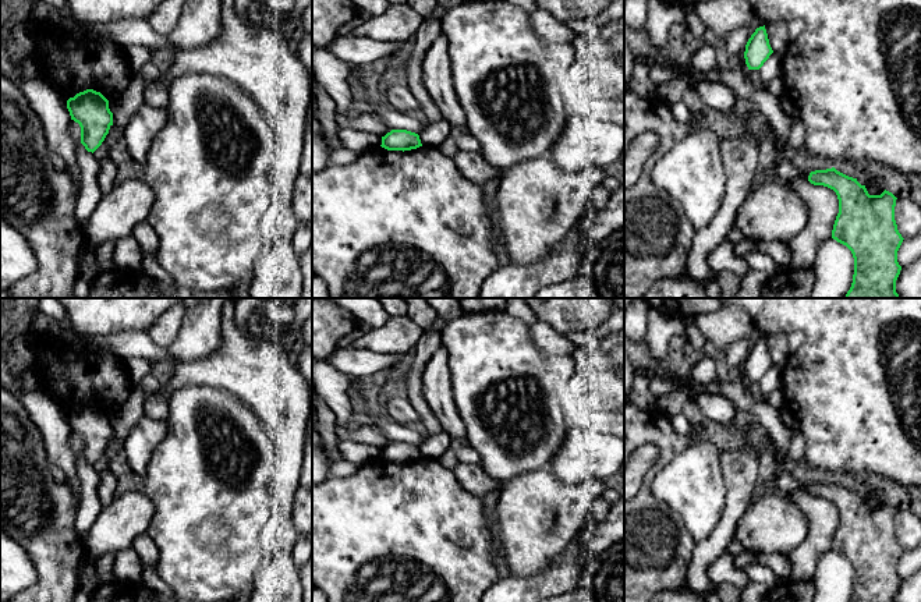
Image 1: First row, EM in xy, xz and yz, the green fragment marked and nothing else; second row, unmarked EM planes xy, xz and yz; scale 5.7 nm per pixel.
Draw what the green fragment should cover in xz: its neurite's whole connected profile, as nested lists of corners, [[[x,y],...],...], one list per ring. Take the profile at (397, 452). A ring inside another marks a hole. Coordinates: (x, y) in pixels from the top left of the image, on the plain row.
[[[392,442],[382,449],[382,460],[387,463],[411,463],[422,458],[419,447],[407,442]]]

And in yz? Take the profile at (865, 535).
[[[835,479],[808,488],[814,497],[833,502],[839,511],[832,550],[846,557],[854,570],[850,602],[896,602],[901,578],[897,563],[903,549],[895,532],[896,509],[883,503],[869,507],[865,497]]]

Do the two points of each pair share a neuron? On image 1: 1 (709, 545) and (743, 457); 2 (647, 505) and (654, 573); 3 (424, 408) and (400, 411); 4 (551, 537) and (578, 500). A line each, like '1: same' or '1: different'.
1: same
2: same
3: different
4: same

